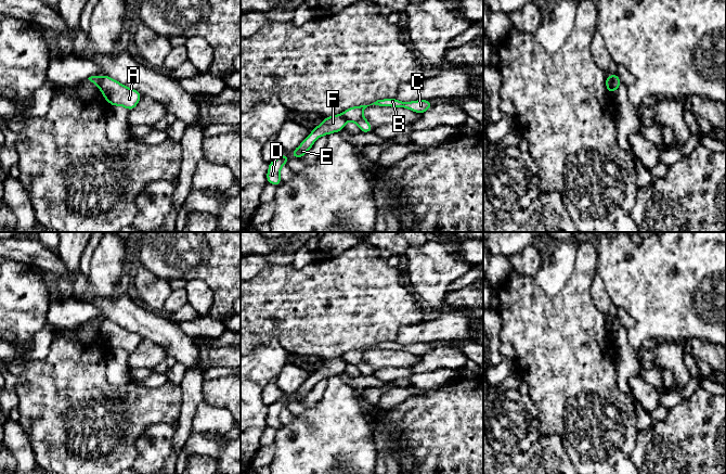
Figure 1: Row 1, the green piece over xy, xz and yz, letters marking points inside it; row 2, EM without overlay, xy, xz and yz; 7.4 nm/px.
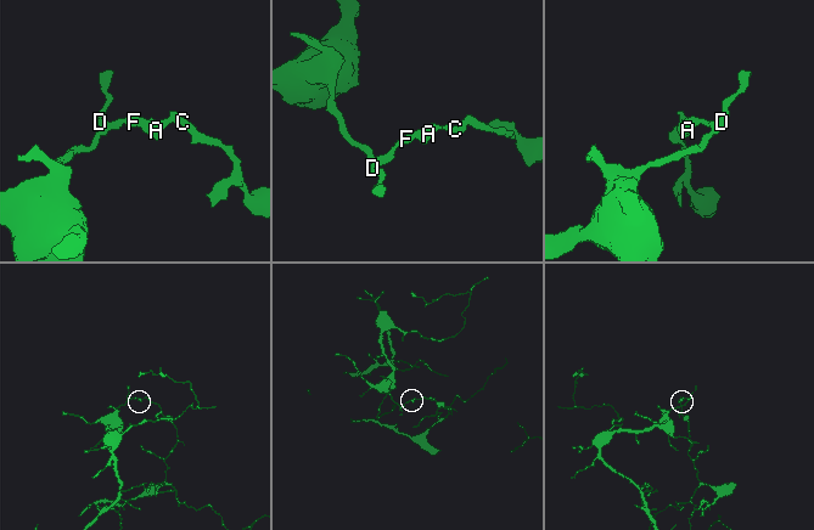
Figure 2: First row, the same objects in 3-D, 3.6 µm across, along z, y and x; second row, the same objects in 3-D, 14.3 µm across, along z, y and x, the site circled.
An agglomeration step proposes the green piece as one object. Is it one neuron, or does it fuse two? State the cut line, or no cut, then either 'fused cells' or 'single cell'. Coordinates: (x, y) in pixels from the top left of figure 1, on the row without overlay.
cut yz (608, 319), (613, 334); fused cells

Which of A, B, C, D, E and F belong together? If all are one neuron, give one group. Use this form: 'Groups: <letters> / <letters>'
Groups: A B C / D E F

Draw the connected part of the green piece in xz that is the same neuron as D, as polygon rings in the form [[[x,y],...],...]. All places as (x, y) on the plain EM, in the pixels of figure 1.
[[[286,396],[281,398],[277,402],[269,406],[269,413],[267,417],[267,425],[277,430],[282,426],[280,414],[283,408],[287,408],[288,399]]]

